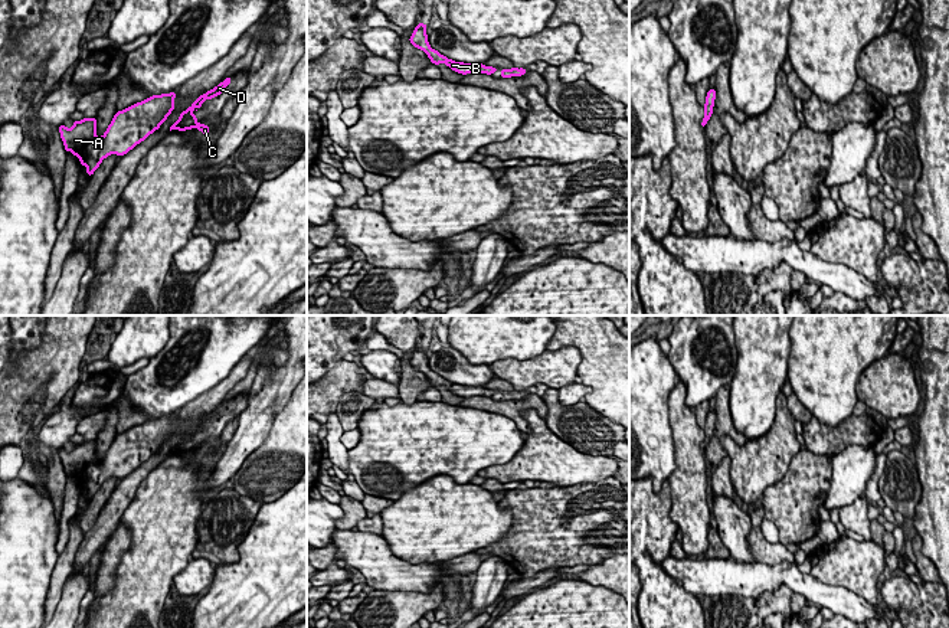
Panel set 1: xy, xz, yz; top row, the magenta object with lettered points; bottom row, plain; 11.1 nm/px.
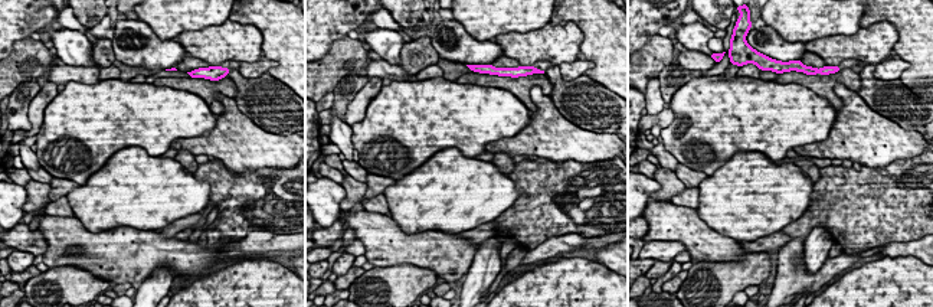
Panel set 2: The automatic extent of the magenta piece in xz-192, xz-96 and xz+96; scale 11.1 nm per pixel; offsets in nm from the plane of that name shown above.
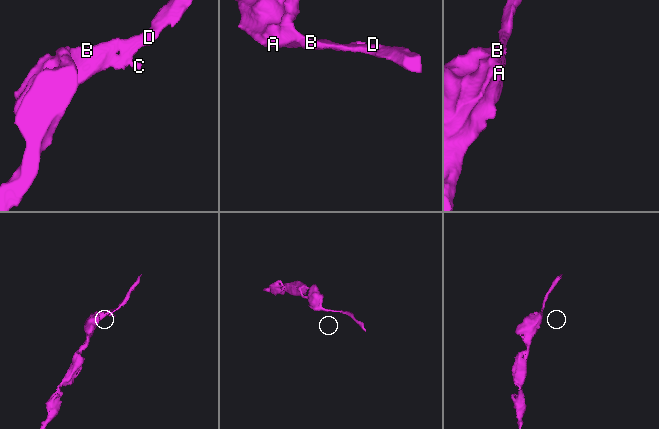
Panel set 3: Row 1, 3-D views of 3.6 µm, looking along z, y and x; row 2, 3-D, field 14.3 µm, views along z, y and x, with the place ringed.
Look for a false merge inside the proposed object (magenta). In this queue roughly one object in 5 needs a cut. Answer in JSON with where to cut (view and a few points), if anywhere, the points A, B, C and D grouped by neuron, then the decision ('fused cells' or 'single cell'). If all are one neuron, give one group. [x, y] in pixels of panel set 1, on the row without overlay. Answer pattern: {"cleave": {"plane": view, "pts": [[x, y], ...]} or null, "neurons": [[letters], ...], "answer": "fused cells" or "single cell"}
{"cleave": null, "neurons": [["A", "B", "C", "D"]], "answer": "single cell"}

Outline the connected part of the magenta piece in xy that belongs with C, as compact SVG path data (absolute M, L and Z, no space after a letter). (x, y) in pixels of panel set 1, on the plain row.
M228 399L217 409L207 413L206 416L202 416L186 434L180 435L179 442L174 447L171 447L170 454L177 451L179 454L183 455L184 452L190 454L192 451L197 451L199 454L204 457L204 459L207 459L210 449L202 445L199 447L193 434L194 432L197 434L199 431L202 431L202 426L206 422L213 422L215 419L219 419L222 413L230 406L230 403L232 400Z

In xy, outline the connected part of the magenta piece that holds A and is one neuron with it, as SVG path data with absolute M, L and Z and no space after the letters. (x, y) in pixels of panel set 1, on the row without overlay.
M176 413L153 418L141 425L117 434L102 459L96 458L96 439L73 444L72 451L59 448L65 474L71 474L86 488L91 500L109 477L127 477L160 451L174 428Z

